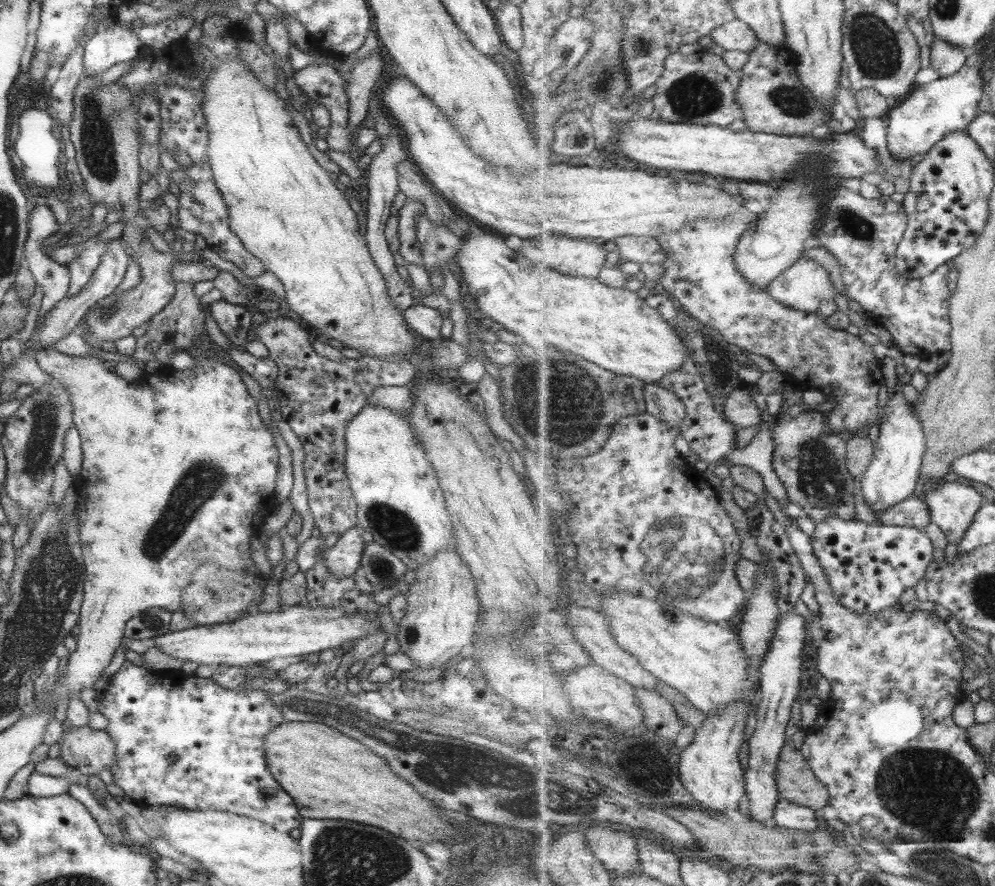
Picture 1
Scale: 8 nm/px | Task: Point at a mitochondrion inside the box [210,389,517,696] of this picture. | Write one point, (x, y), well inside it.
(395, 529)

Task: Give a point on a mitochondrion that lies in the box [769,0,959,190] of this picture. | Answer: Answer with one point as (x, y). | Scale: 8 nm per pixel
(874, 46)

